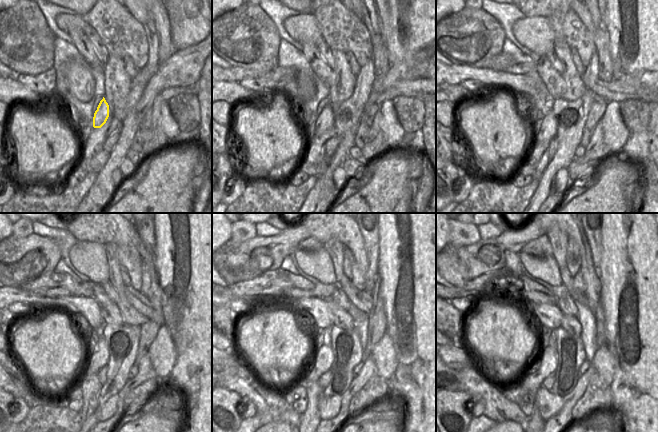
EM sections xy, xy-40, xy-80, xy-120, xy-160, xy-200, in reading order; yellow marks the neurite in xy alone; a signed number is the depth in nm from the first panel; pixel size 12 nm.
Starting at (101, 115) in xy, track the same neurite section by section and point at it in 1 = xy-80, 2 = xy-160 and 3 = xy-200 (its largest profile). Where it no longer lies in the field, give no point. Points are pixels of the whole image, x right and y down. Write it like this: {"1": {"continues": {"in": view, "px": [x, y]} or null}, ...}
{"1": {"continues": {"in": "xy-80", "px": [547, 127]}}, "2": {"continues": {"in": "xy-160", "px": [323, 357]}}, "3": {"continues": {"in": "xy-200", "px": [548, 358]}}}

